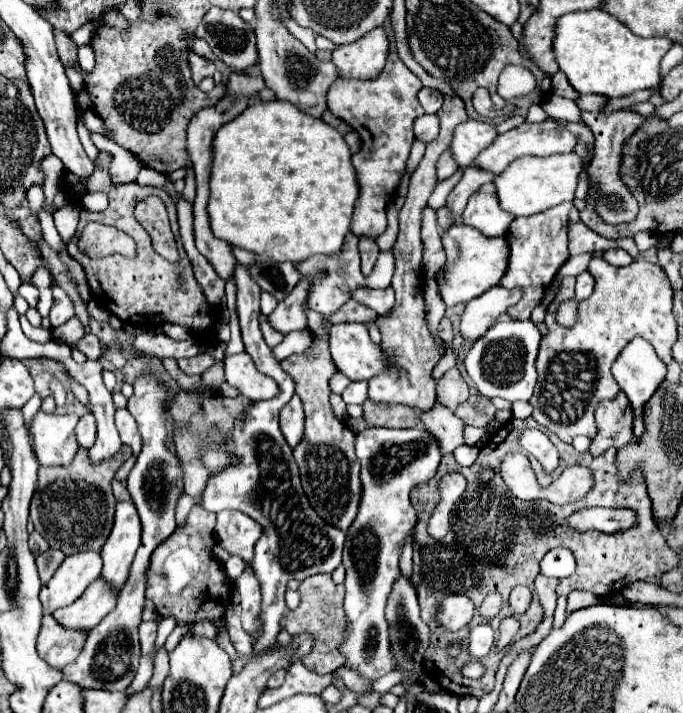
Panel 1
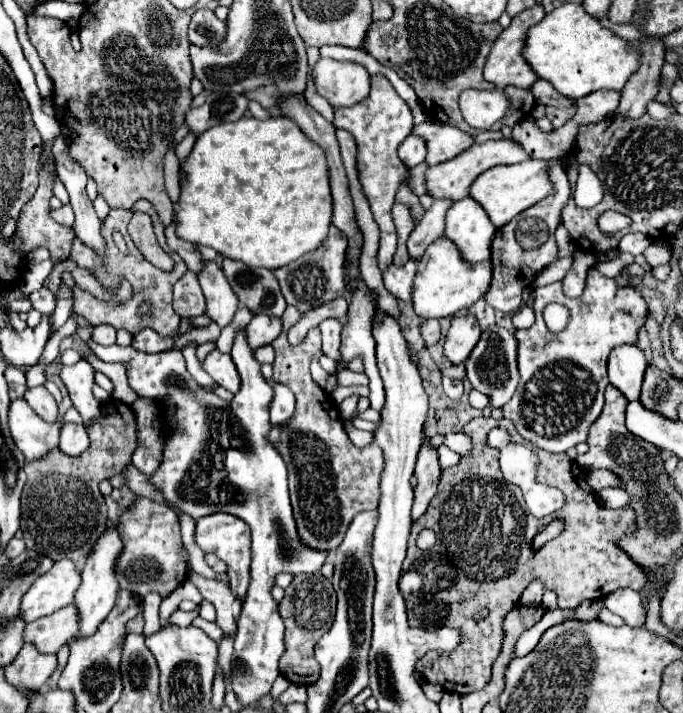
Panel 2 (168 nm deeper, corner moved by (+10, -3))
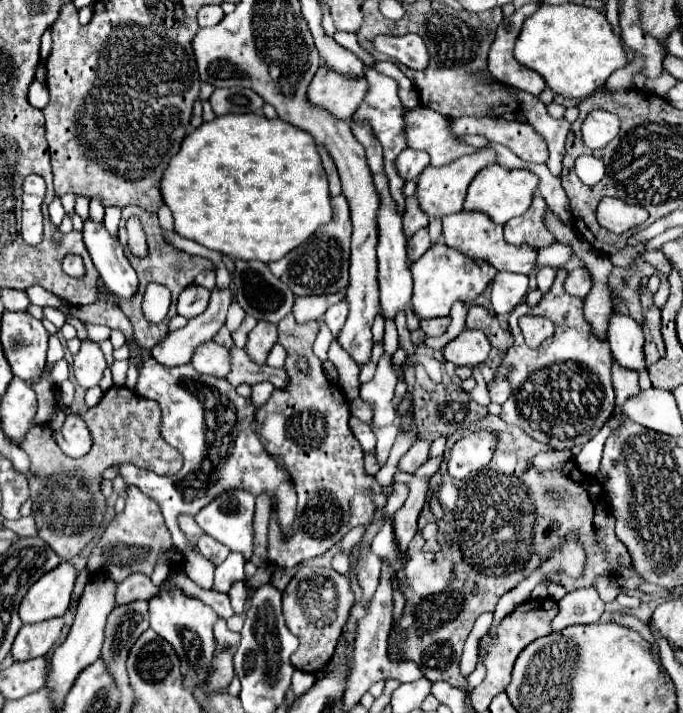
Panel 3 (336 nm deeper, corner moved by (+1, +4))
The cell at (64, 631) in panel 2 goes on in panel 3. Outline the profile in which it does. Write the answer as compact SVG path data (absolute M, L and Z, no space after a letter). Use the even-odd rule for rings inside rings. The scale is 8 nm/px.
M47 619L35 625L23 625L15 637L11 657L13 661L27 661L33 657L43 657L53 649L63 629L63 619Z

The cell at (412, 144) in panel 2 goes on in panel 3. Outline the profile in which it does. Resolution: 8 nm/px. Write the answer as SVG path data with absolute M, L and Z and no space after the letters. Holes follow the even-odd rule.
M405 149L405 151L397 157L395 165L397 165L397 173L399 173L405 181L411 181L411 179L415 181L415 179L419 177L419 173L429 165L429 157L427 157L427 153L423 153L423 151Z

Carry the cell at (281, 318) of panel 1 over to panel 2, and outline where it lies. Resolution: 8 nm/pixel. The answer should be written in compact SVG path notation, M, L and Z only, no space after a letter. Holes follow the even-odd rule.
M254 316L246 326L246 332L248 332L248 344L252 350L264 344L272 344L272 340L278 338L278 332L282 332L282 318Z

